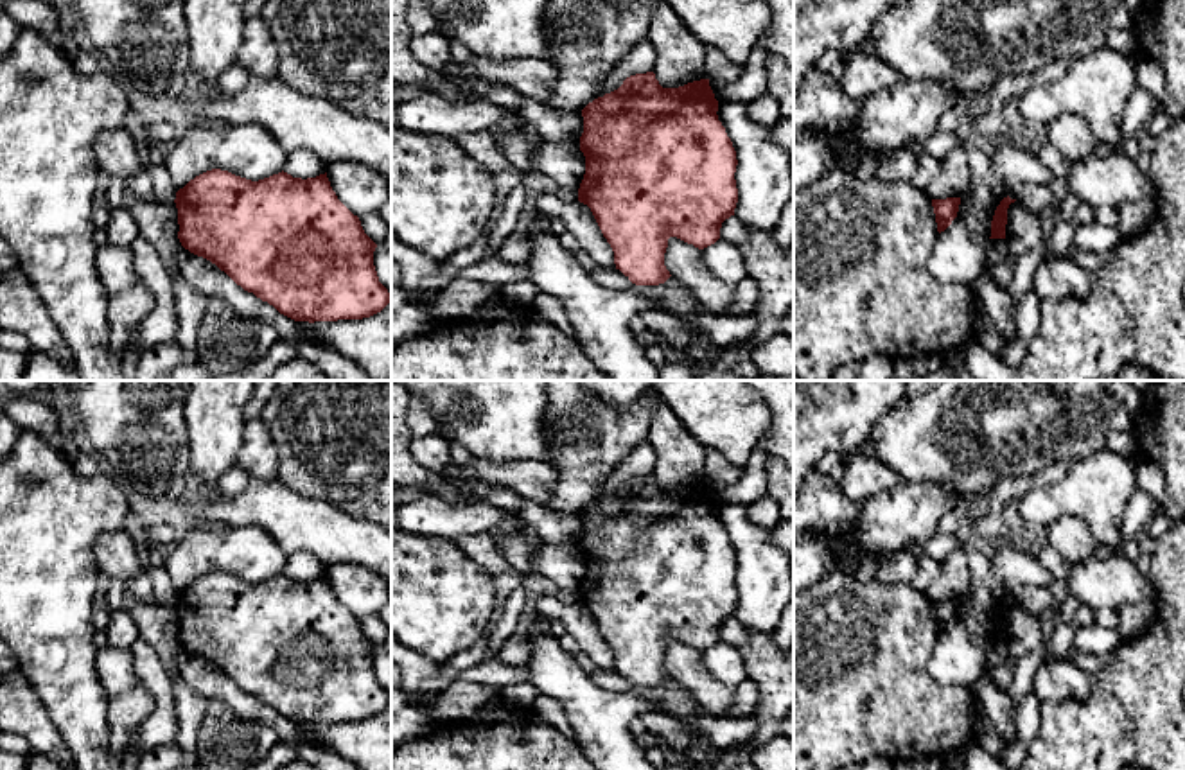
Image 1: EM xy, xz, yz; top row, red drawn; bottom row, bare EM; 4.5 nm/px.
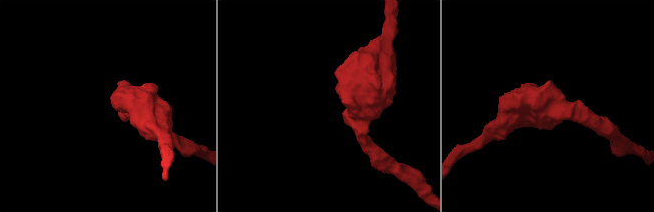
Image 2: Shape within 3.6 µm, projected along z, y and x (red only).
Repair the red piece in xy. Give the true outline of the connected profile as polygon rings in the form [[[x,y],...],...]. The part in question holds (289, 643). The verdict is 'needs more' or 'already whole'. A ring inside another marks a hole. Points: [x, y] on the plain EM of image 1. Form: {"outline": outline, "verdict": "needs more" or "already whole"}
{"outline": [[[212,571],[176,594],[178,641],[185,652],[224,673],[244,693],[273,707],[294,723],[363,722],[381,714],[391,696],[379,684],[373,653],[377,646],[364,635],[361,623],[336,598],[325,576],[293,580],[278,574],[251,583],[228,573]]], "verdict": "already whole"}

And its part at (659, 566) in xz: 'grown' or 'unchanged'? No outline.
unchanged

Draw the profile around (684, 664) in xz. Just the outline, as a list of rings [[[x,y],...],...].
[[[677,639],[668,641],[664,668],[670,677],[689,689],[697,702],[713,716],[725,718],[734,696],[736,686],[718,682],[702,664],[702,652]]]

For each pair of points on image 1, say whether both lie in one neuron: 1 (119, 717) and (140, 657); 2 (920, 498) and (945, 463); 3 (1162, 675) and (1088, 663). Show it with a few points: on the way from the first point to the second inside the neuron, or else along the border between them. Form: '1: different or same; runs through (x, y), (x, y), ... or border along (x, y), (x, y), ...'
1: different; border along (140, 684), (151, 695), (155, 711), (139, 729)
2: different; border along (900, 480), (950, 481), (963, 494)
3: different; border along (1108, 656), (1106, 663), (1092, 675)

